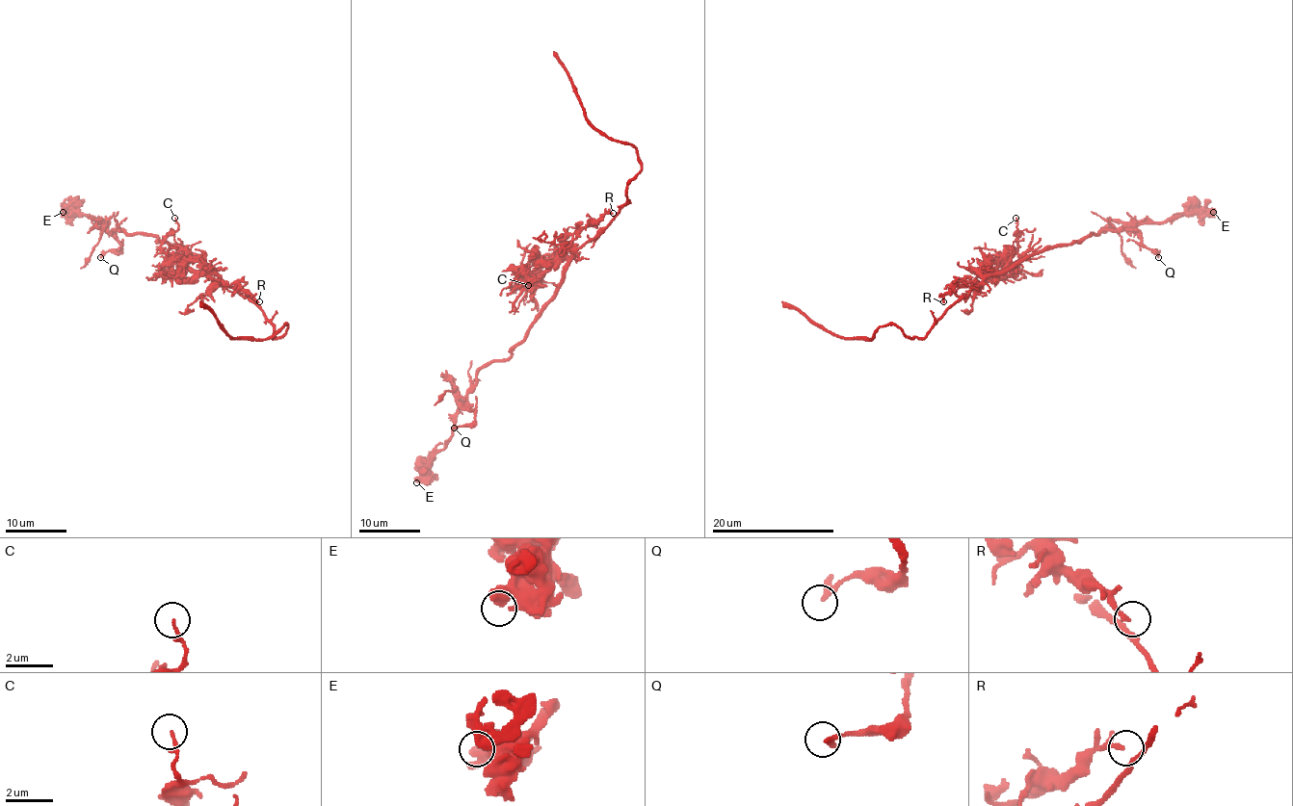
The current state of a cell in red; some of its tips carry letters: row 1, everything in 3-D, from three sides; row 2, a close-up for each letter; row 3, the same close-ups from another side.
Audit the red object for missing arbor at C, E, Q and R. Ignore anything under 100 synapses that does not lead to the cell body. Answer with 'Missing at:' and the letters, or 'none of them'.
Missing at: none of them

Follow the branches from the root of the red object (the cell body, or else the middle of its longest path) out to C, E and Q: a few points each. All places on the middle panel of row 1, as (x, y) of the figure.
C: (572, 254), (567, 251), (546, 270), (514, 287), (532, 287), (528, 285)
E: (572, 254), (556, 294), (528, 334), (507, 358), (481, 368), (475, 387), (460, 404), (454, 435), (416, 482)
Q: (572, 254), (556, 294), (528, 334), (507, 358), (491, 360), (478, 372), (467, 395), (475, 420), (454, 428)

